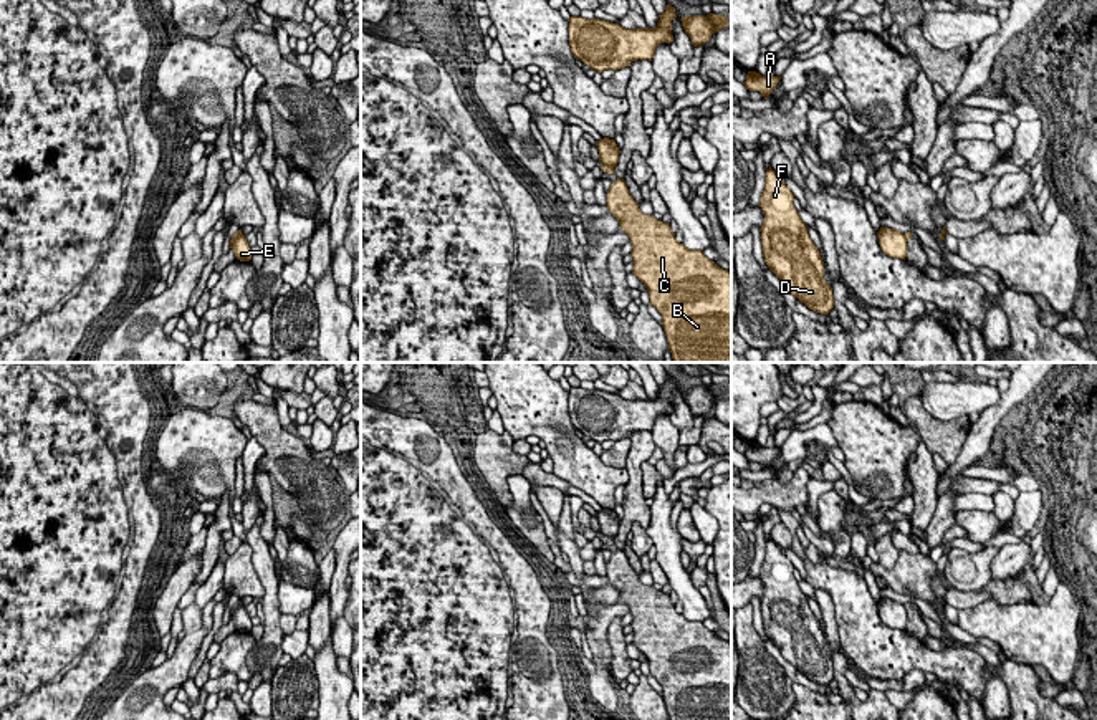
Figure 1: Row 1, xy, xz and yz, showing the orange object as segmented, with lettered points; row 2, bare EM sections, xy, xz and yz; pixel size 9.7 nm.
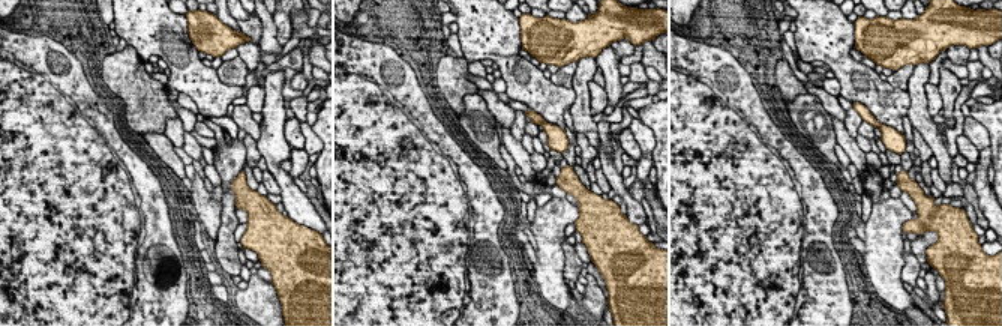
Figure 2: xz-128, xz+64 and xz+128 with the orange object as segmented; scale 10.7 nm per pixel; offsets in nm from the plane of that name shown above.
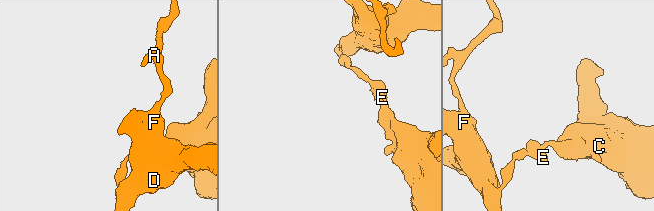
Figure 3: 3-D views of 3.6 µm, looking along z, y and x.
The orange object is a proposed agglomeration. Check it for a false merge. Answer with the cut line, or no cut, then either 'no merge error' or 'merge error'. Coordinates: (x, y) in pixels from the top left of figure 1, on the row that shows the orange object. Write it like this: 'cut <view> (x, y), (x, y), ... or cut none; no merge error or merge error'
cut xy (242, 234), (232, 240); merge error

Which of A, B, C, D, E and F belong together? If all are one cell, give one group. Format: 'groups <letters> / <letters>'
groups A D E F / B C

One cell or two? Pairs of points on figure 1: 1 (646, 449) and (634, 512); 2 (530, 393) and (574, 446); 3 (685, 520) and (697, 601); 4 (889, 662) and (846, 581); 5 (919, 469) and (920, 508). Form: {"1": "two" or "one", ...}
{"1": "one", "2": "one", "3": "two", "4": "one", "5": "one"}

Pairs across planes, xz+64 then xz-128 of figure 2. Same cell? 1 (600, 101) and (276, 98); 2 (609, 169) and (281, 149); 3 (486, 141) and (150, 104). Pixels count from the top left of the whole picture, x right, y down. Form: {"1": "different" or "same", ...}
{"1": "different", "2": "same", "3": "different"}

